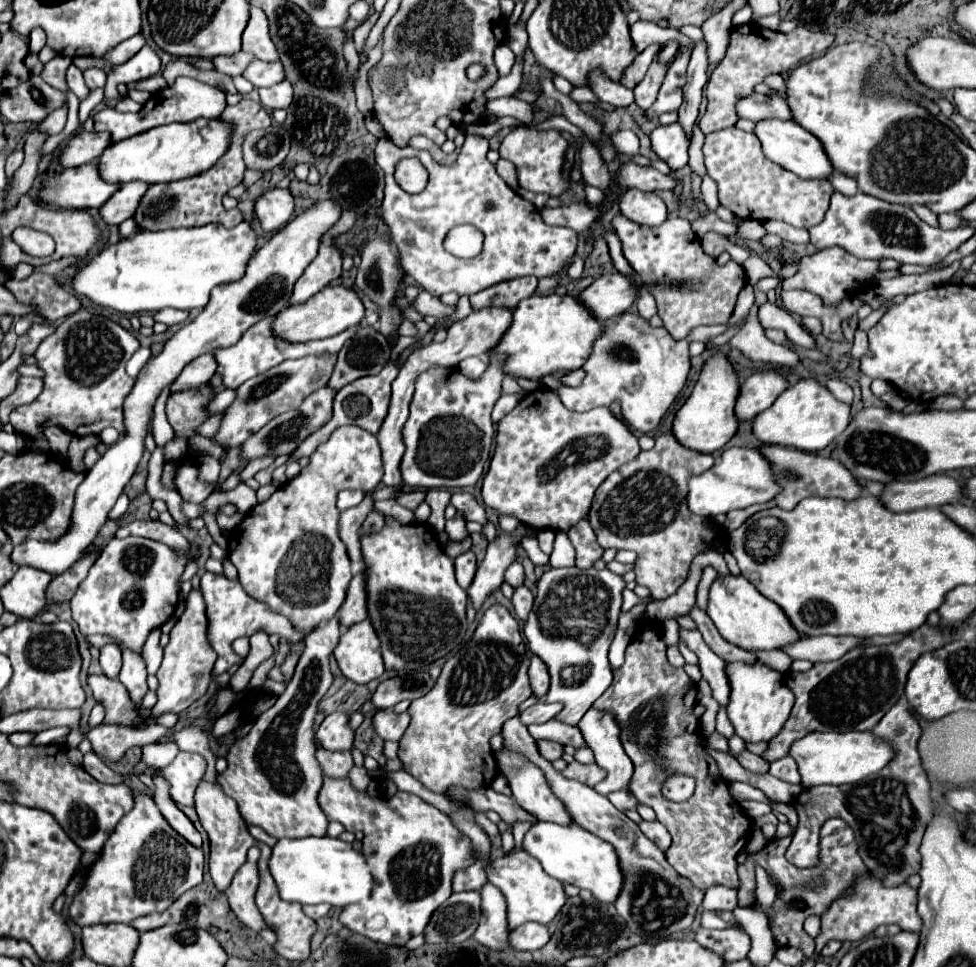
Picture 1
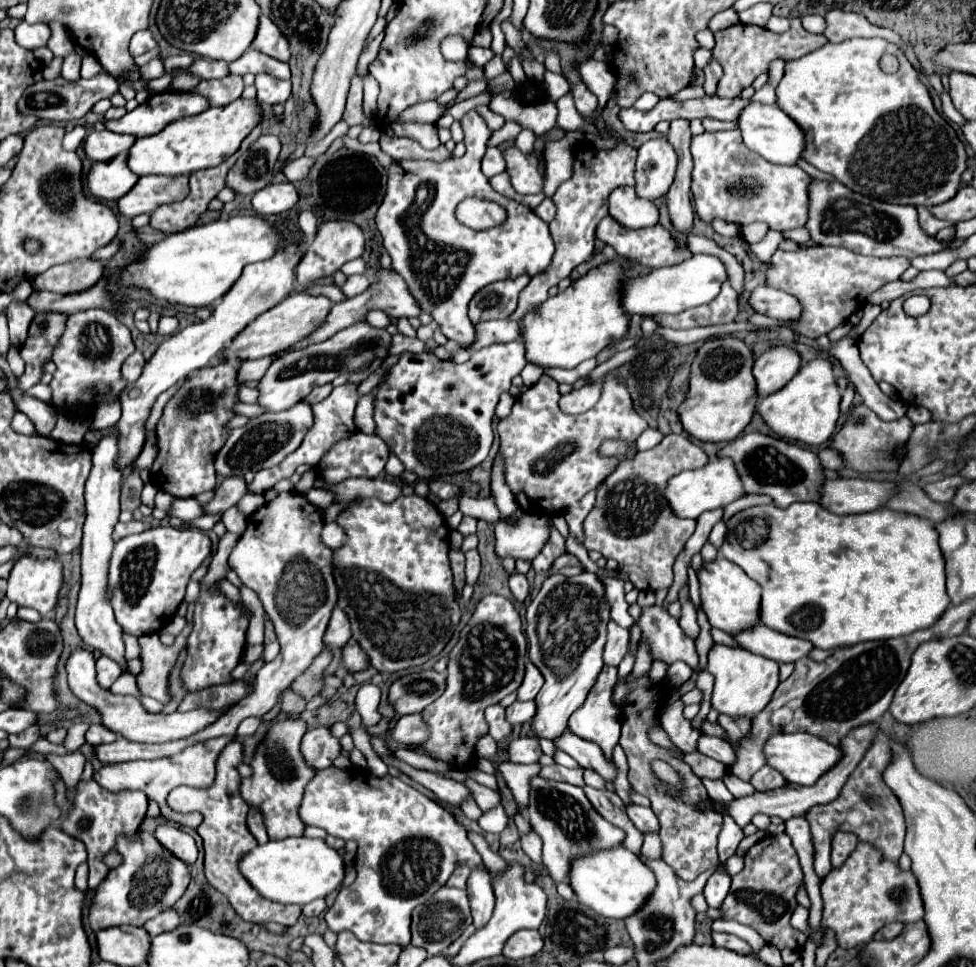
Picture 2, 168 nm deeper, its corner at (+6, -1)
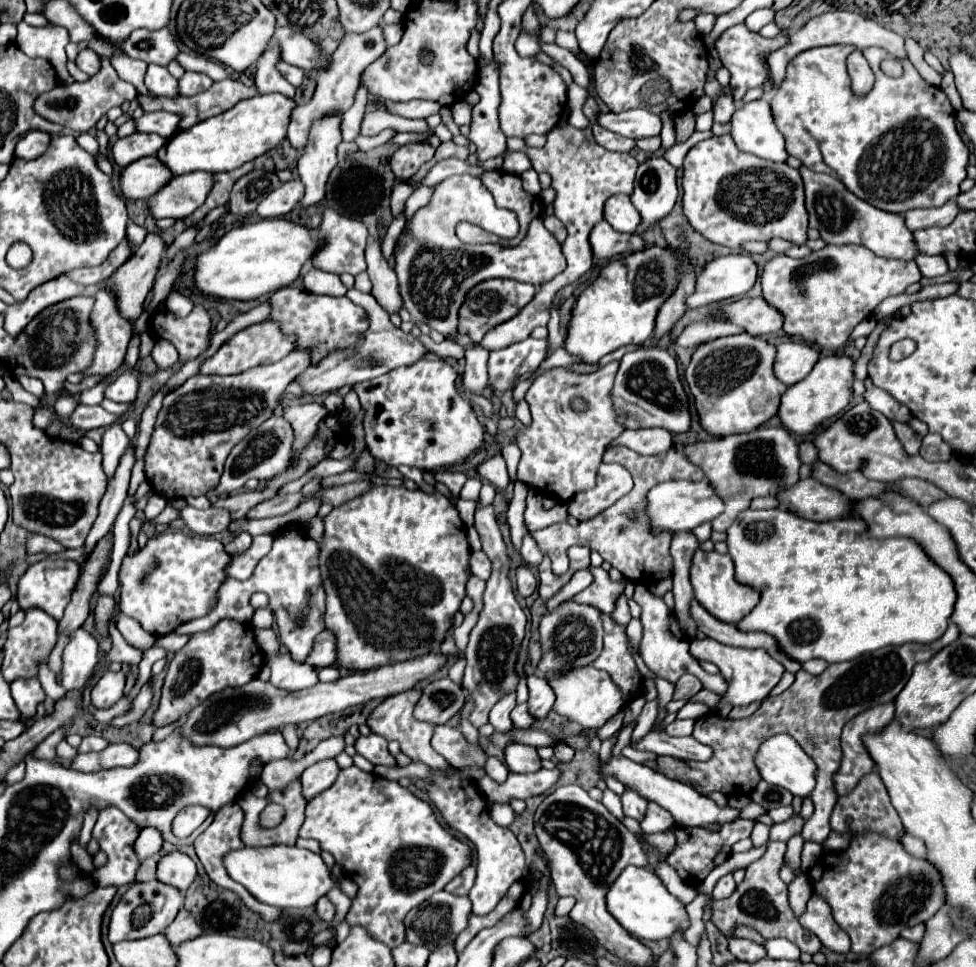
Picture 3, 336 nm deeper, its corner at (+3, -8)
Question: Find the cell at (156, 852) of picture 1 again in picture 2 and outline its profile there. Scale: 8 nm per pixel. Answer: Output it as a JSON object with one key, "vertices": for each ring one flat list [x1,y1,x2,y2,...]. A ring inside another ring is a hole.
{"vertices":[[139,831,135,841,121,837,115,849,123,855,123,863,117,869,111,869,107,879,97,887,89,913,89,921,95,931,119,925,143,927,147,919,153,919,165,909,171,909,185,893,191,879,189,867,173,857,167,849,163,849,159,841,149,833]]}

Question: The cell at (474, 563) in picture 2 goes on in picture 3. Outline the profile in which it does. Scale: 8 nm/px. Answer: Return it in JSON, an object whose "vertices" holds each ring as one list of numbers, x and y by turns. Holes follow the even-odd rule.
{"vertices":[[472,552,472,556,470,556,470,570,472,570,474,576,478,576,482,580,488,580,492,566,490,566,490,560,486,558,484,552]]}

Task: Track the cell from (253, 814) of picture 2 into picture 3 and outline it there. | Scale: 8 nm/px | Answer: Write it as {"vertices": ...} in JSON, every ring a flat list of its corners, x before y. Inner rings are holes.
{"vertices":[[270,802,270,804,260,812,260,826,262,826,262,828,274,828,274,826,278,826,278,824,282,822,282,818,284,818,282,806]]}

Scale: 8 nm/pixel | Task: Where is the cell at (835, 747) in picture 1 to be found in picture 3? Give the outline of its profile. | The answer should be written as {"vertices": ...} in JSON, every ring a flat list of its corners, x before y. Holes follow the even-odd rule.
{"vertices":[[776,734,772,738,768,738,758,754,756,754,756,766,762,774,762,778,774,786,782,786,786,790,790,790,794,796,806,798,814,786,816,786,816,770,818,766,814,764,814,760,802,750,802,746,788,734]]}

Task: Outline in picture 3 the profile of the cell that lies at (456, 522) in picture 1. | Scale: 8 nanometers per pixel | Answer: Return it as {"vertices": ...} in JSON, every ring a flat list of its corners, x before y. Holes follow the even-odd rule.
{"vertices":[[483,481,482,488,480,490,479,499,480,506,485,507,494,501,497,490,490,483]]}

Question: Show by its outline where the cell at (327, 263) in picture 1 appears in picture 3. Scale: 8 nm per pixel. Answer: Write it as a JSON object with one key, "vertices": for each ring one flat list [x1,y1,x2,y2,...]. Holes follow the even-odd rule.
{"vertices":[[326,210,322,224,318,228,318,250,314,252,312,266,324,272,332,274,360,274,366,270,366,260,364,260,364,250,368,244,368,230,362,226,362,222,354,222,352,218,342,218,342,214,334,210]]}

